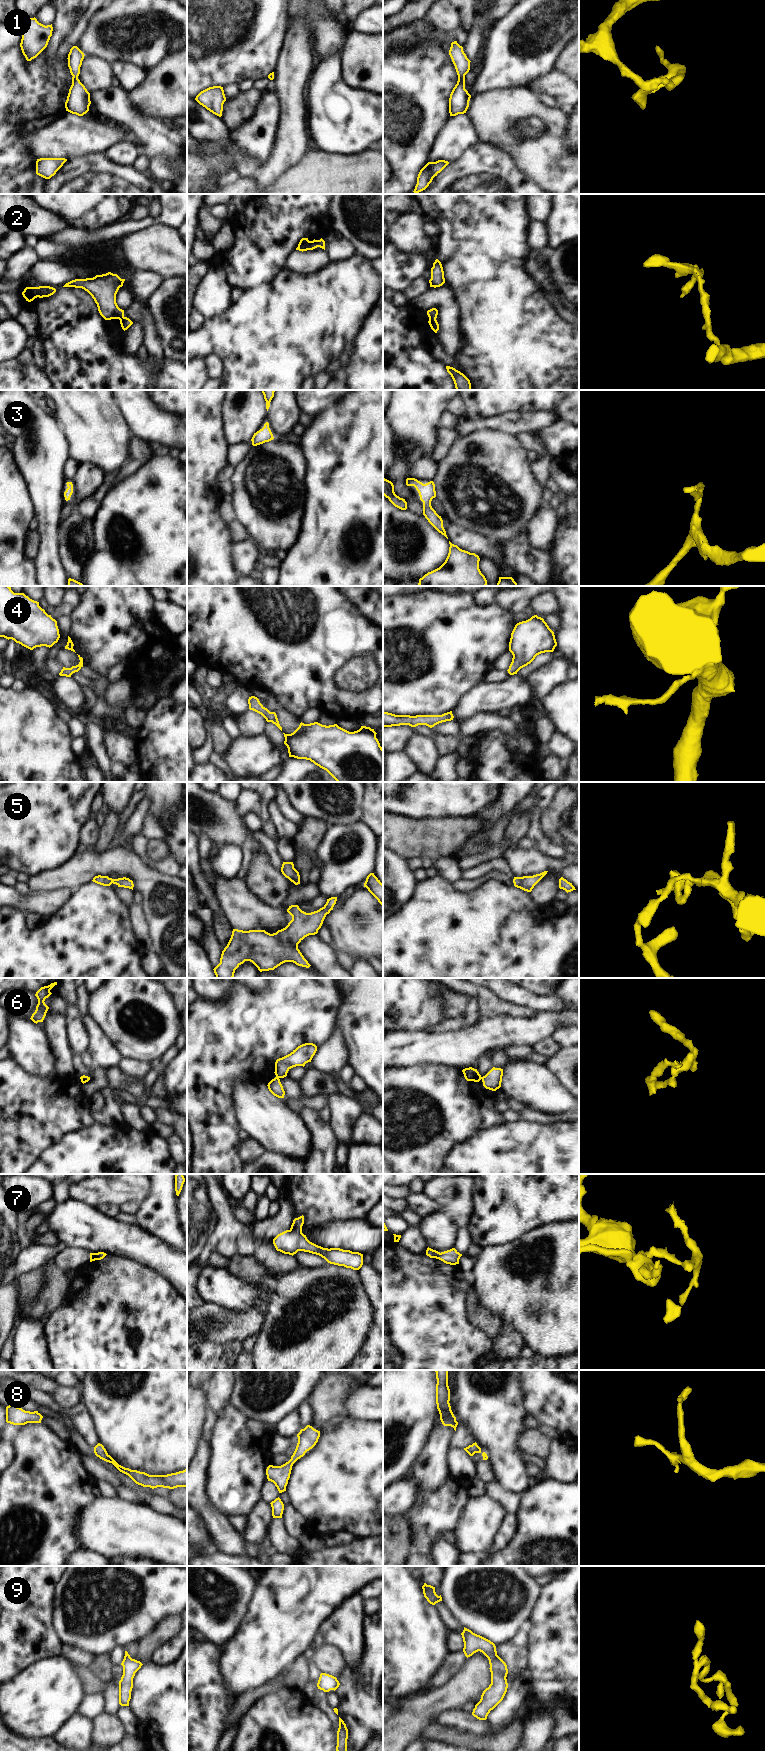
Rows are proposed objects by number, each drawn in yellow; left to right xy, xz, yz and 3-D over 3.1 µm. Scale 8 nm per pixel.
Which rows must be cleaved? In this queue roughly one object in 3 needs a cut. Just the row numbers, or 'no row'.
6.

